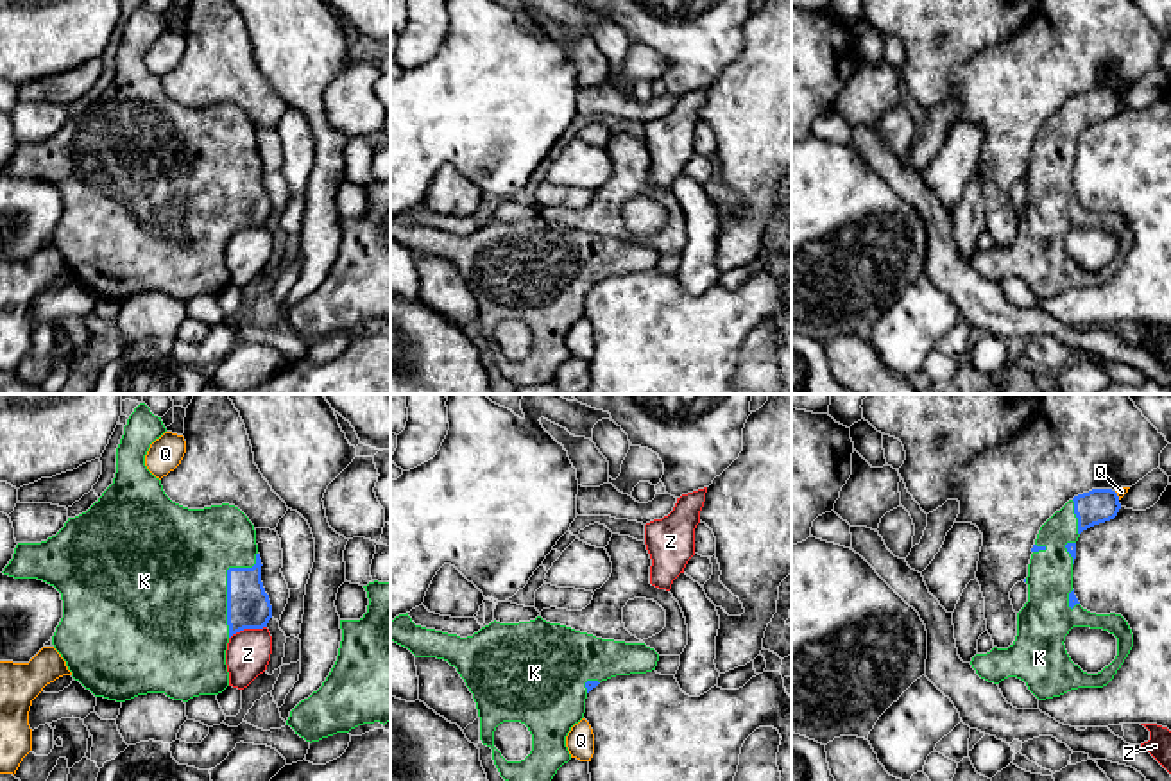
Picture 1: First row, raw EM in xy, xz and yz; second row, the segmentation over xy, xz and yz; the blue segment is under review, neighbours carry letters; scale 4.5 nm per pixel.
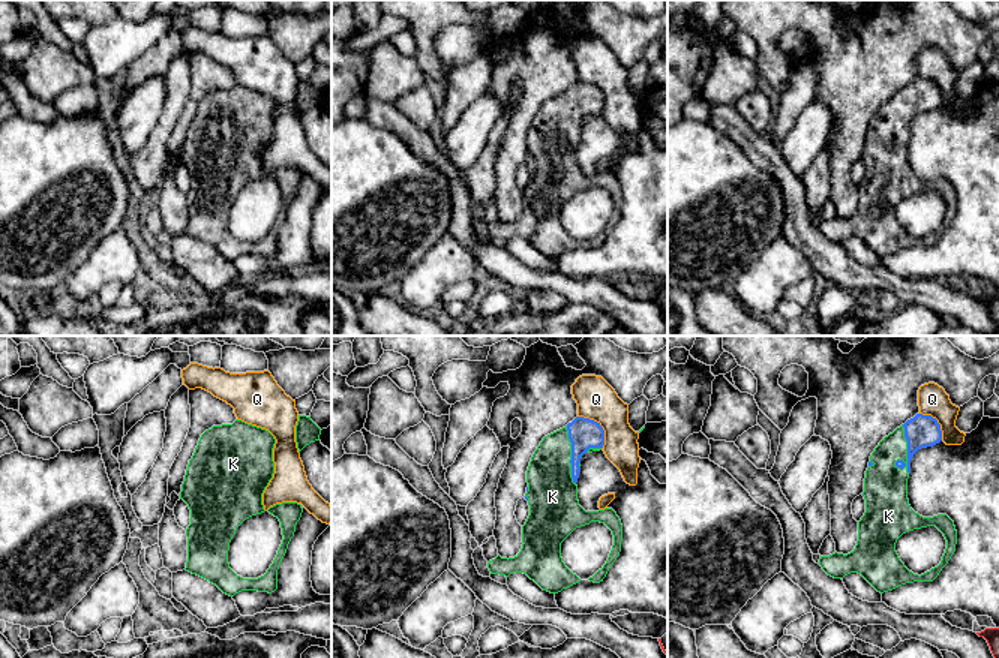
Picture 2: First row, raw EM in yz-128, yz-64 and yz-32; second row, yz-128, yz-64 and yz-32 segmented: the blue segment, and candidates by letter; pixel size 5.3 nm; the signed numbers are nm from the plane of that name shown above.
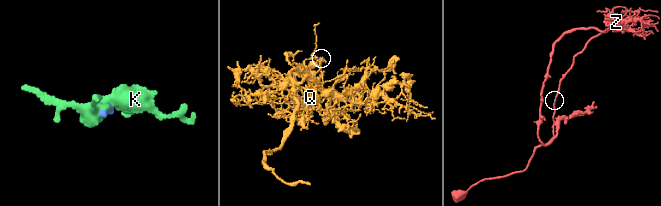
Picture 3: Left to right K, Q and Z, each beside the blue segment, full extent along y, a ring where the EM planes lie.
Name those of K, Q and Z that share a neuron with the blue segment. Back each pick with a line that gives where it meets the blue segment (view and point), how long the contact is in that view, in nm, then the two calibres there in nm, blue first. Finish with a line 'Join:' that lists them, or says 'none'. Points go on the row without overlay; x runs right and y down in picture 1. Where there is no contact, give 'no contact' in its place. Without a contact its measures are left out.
K: meets blue in xy at (228, 183); contact 400 nm long; 190 nm thick on the blue side, 500 nm on the other
Join: K

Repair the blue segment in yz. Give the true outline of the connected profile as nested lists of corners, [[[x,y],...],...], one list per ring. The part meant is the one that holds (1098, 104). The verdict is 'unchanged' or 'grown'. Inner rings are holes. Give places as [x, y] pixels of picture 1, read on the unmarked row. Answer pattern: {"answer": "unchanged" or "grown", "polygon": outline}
{"answer": "grown", "polygon": [[[1092,88],[1069,99],[1040,125],[1024,177],[1028,201],[1017,211],[1015,240],[972,256],[970,263],[981,278],[999,283],[1017,276],[1039,299],[1078,287],[1103,287],[1114,278],[1133,245],[1132,227],[1121,213],[1096,213],[1080,204],[1073,188],[1073,163],[1080,133],[1114,118],[1119,107],[1115,90]],[[1073,226],[1114,233],[1115,258],[1098,272],[1083,270],[1064,244]]]}

